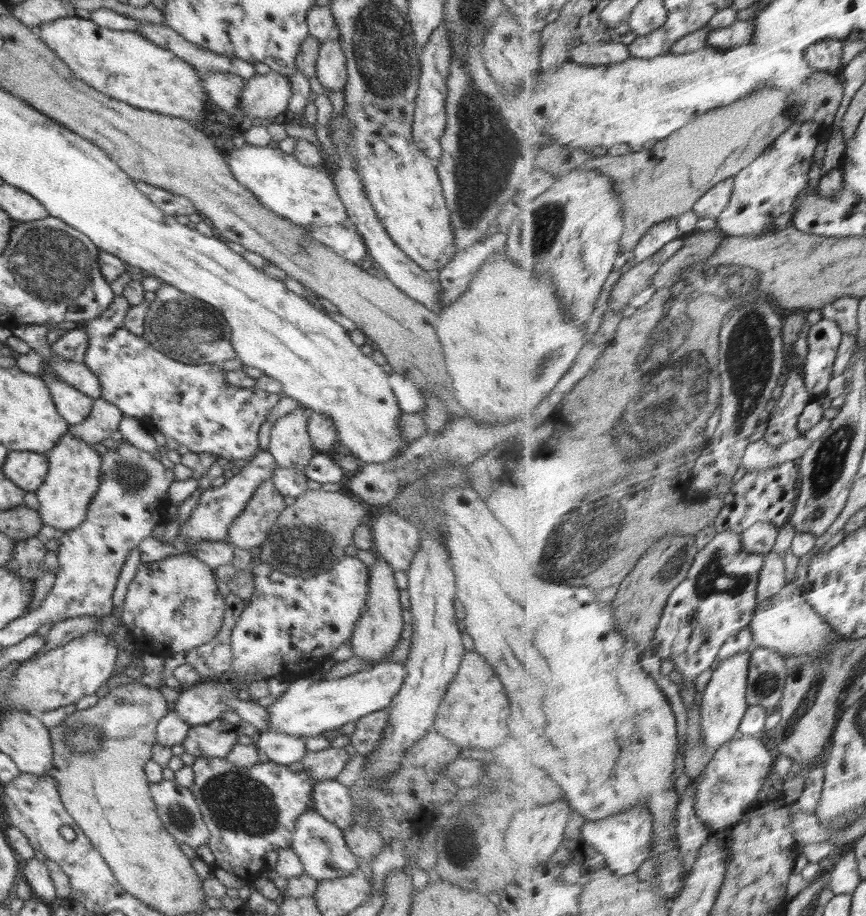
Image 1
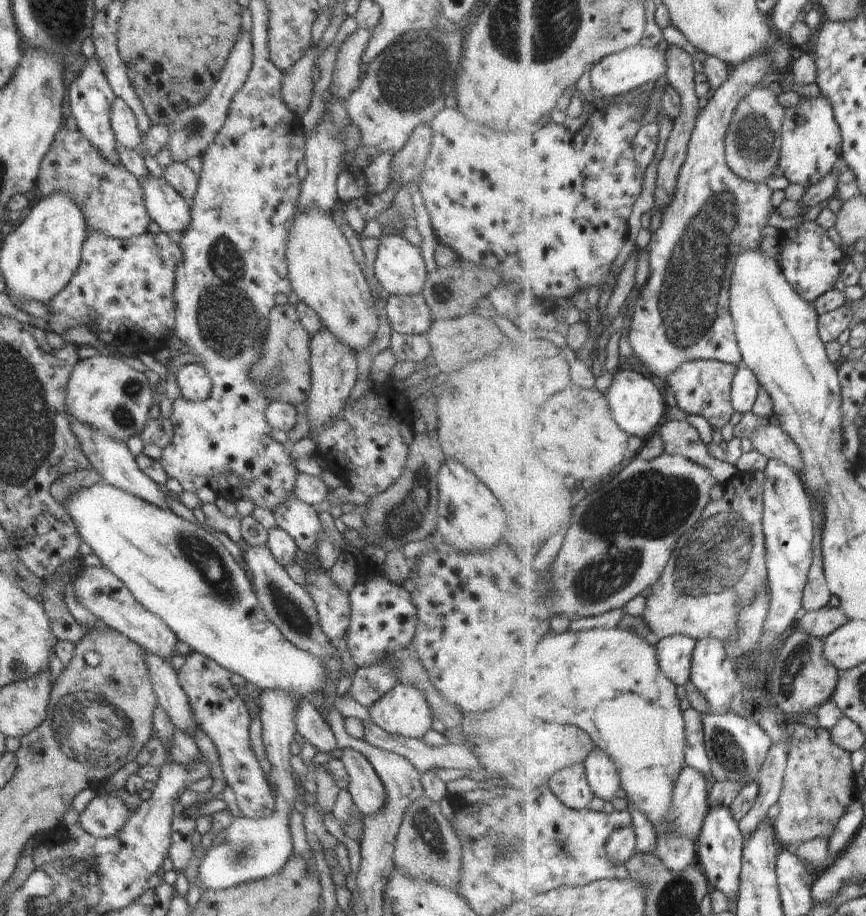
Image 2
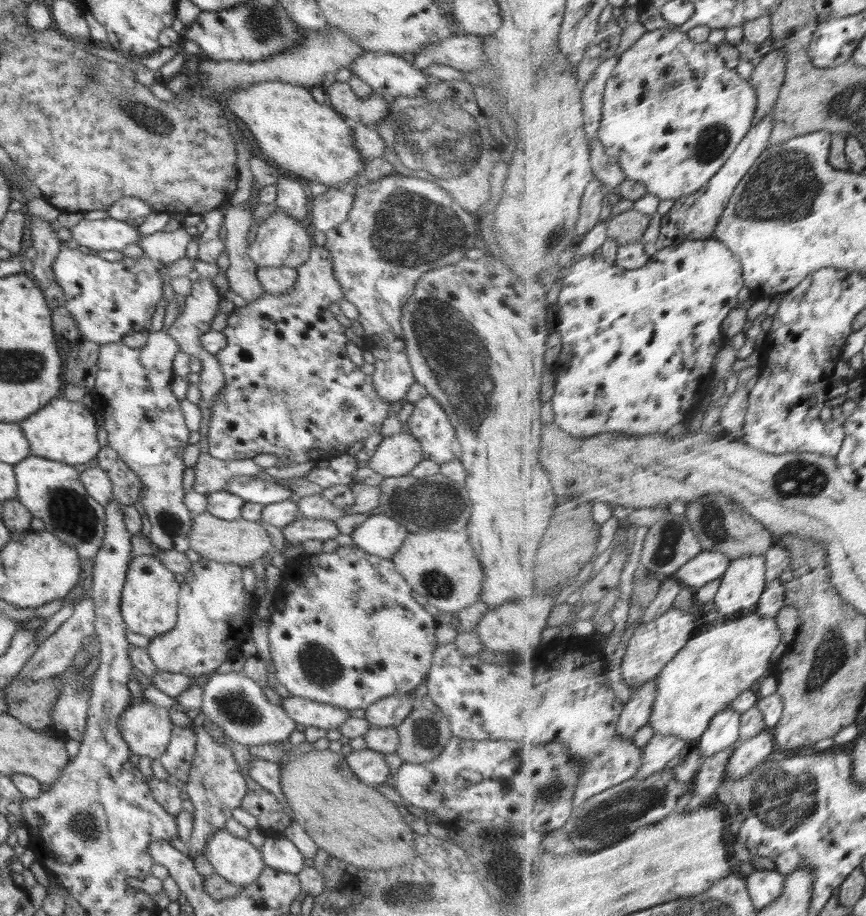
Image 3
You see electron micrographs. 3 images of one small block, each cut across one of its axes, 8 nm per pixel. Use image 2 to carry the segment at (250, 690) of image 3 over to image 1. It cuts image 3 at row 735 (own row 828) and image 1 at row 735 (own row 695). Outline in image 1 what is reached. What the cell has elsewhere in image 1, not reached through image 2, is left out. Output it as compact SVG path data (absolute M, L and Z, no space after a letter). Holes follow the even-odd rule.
M271 731L259 732L255 737L255 745L270 761L284 766L300 762L308 751L301 739Z

